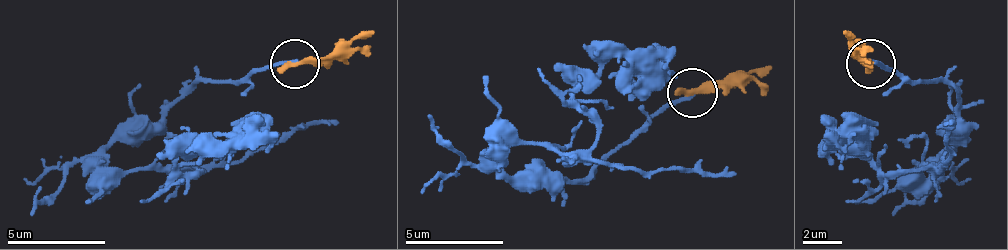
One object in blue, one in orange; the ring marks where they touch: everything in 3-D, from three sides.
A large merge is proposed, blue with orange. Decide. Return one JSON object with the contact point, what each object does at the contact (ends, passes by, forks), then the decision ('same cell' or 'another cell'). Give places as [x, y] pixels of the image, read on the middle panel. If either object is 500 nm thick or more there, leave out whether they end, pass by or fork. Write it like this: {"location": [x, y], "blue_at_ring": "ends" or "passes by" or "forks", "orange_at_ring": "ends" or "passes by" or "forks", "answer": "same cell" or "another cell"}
{"location": [692, 93], "blue_at_ring": "ends", "orange_at_ring": "ends", "answer": "another cell"}

